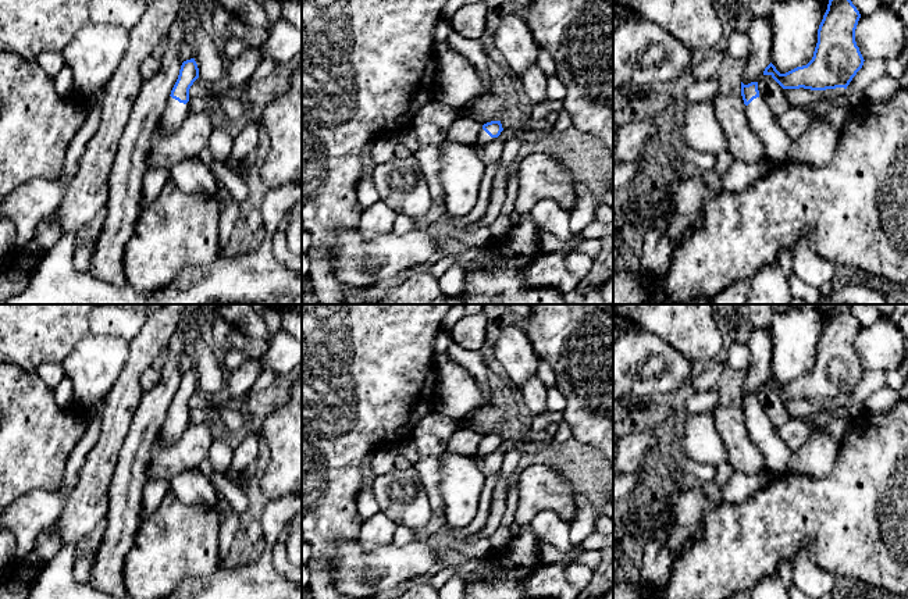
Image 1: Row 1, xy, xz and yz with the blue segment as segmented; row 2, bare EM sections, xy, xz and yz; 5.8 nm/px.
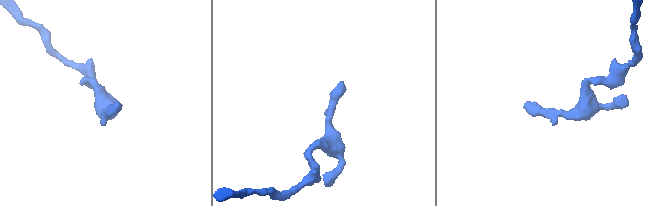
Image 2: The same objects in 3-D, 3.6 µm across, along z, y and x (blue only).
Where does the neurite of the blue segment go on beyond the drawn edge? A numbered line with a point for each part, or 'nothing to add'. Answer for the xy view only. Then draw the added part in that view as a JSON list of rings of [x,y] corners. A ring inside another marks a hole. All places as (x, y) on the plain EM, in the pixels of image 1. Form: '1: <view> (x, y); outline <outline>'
1: xy (174, 424); outline [[[170,407],[164,424],[159,432],[160,441],[165,445],[175,443],[189,425],[189,416],[190,410],[186,416],[184,416]]]

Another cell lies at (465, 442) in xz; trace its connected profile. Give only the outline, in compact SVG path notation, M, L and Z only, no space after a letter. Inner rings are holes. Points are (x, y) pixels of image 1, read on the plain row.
M456 429L448 441L448 452L476 457L483 435L471 429Z

